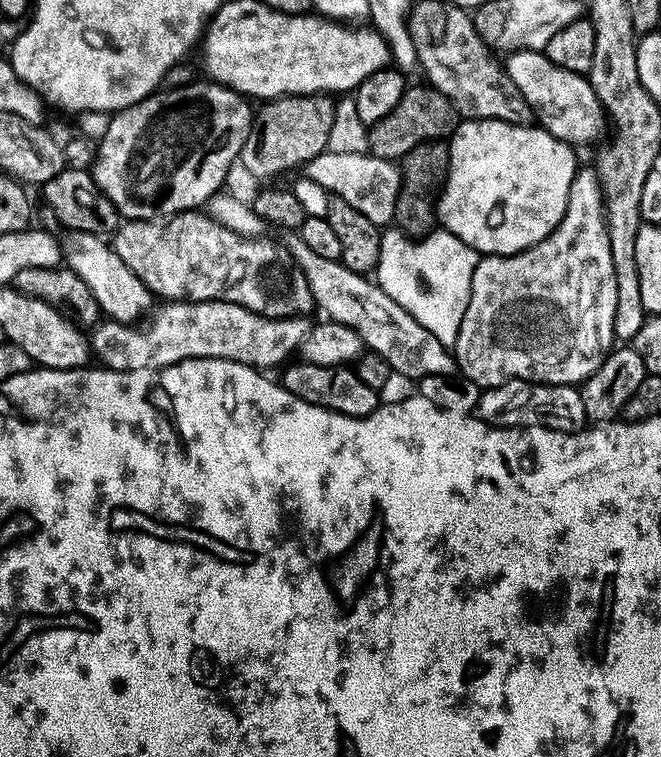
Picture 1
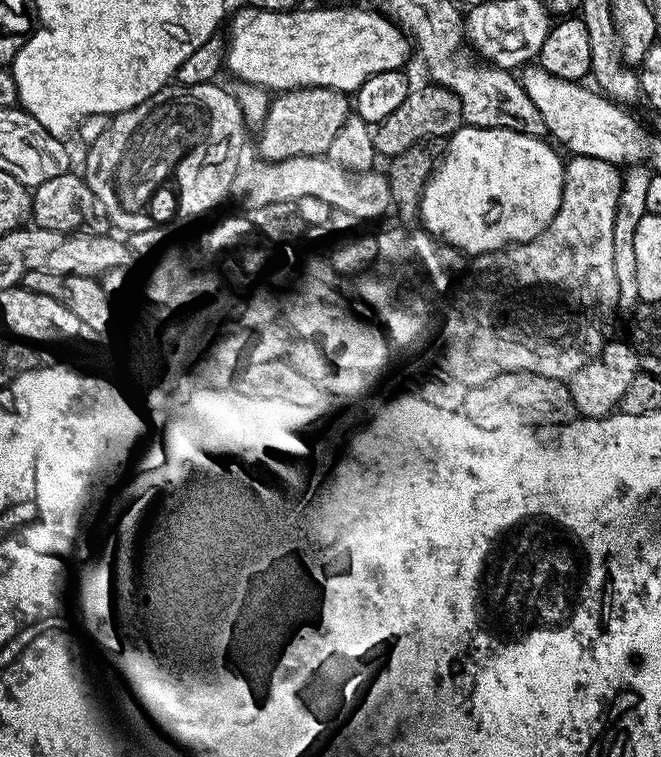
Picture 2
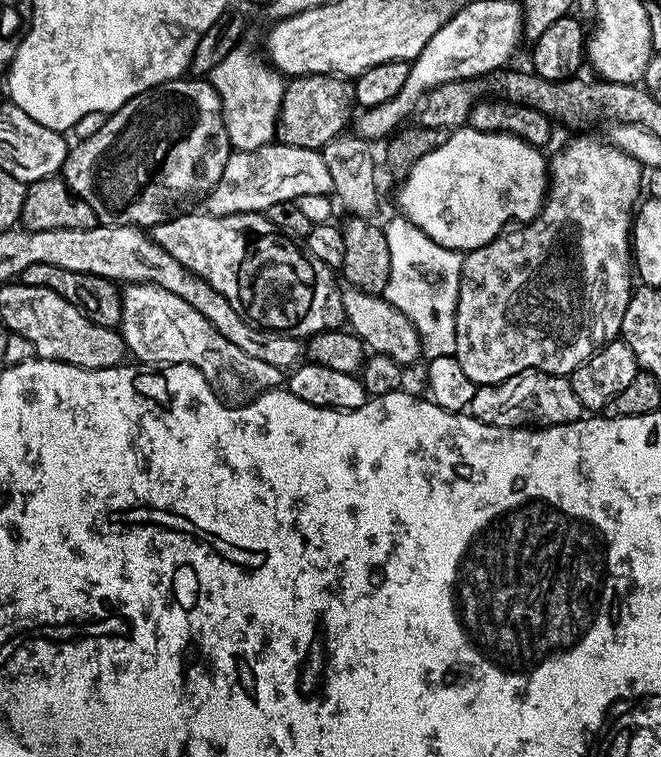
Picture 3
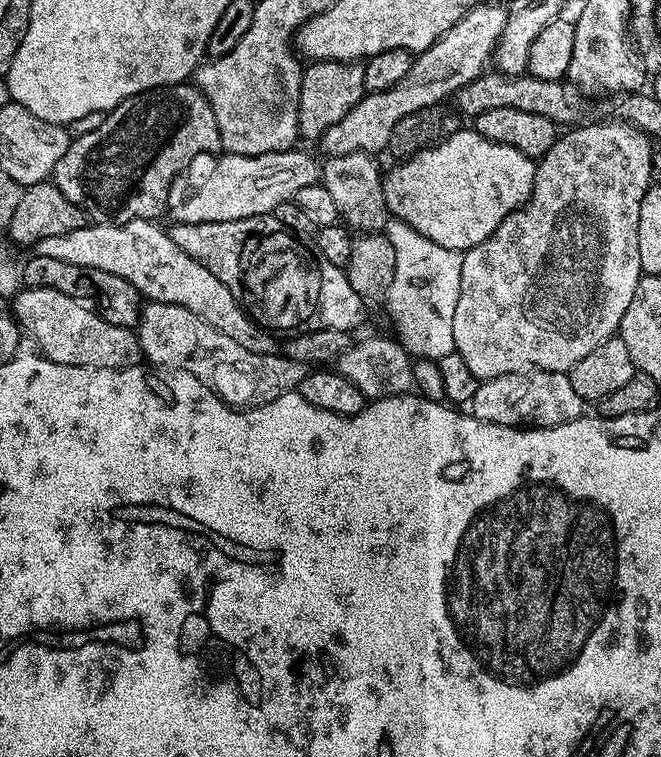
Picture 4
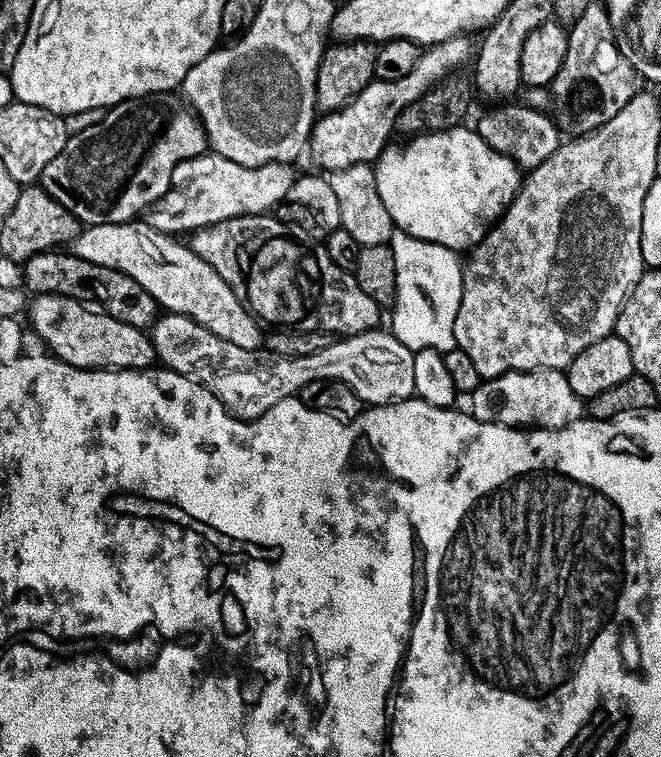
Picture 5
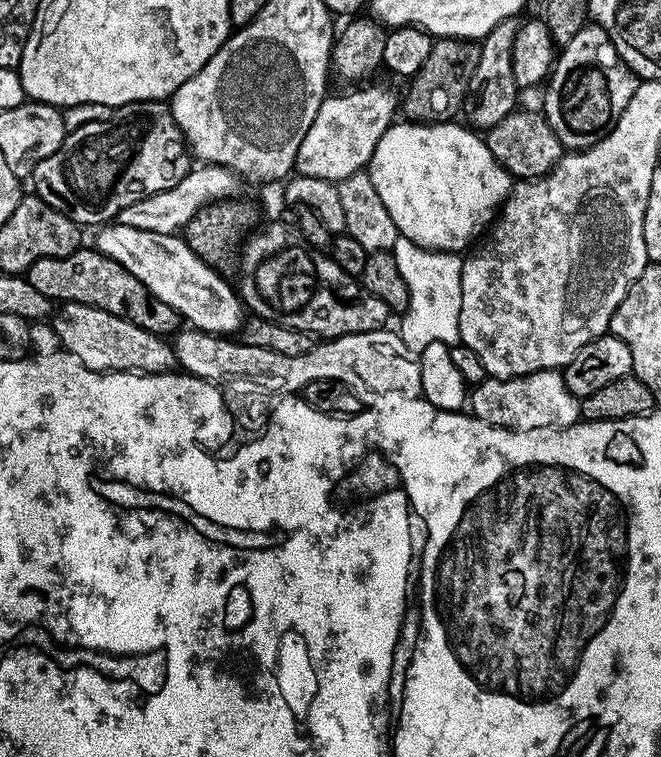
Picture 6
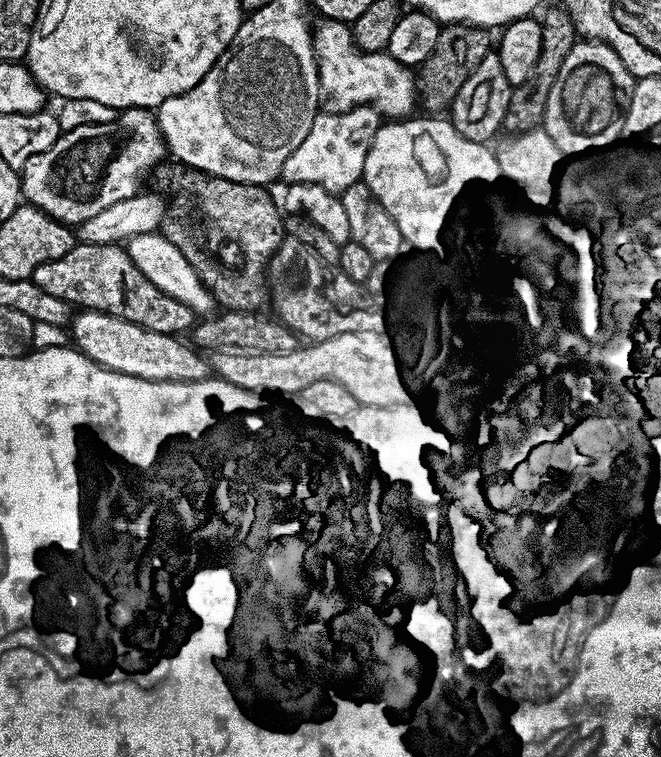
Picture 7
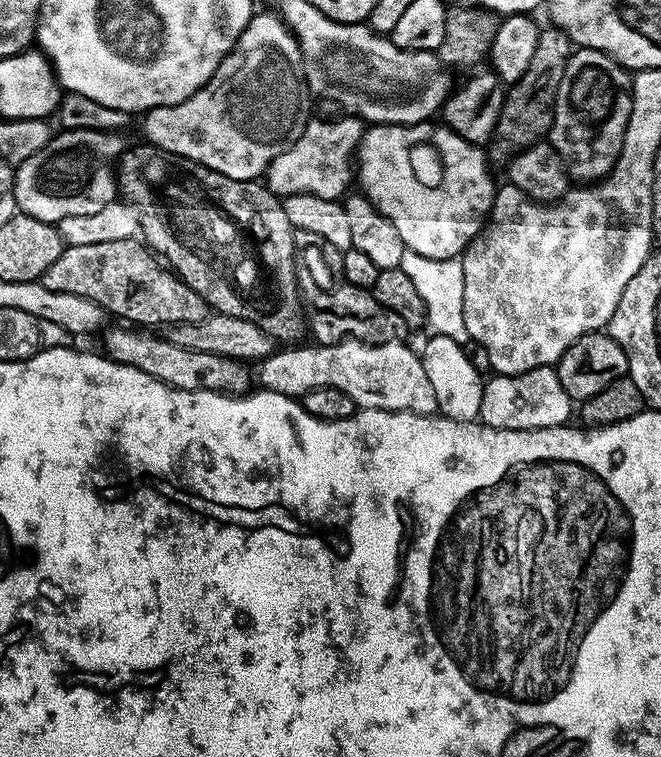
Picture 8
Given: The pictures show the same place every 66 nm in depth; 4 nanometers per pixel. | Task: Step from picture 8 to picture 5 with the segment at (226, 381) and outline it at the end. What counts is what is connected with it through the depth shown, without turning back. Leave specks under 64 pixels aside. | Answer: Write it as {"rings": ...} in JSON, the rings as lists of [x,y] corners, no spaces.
{"rings":[[[46,294],[37,295],[33,300],[36,301],[27,305],[26,317],[48,347],[45,349],[56,359],[75,368],[109,370],[147,370],[157,363],[152,337],[145,329],[118,322],[118,318],[107,312],[69,296]]]}

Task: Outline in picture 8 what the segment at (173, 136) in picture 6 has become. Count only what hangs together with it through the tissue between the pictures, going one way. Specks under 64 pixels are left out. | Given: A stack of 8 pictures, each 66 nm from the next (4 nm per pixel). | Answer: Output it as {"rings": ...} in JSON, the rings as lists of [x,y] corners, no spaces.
{"rings":[[[70,128],[60,130],[53,135],[38,154],[30,154],[26,162],[14,168],[14,198],[17,209],[25,216],[33,216],[47,224],[59,225],[62,218],[71,218],[73,214],[94,214],[102,206],[113,203],[118,196],[118,185],[113,165],[108,165],[108,156],[112,162],[119,161],[126,151],[126,143],[119,131],[99,132],[98,130],[78,130]]]}

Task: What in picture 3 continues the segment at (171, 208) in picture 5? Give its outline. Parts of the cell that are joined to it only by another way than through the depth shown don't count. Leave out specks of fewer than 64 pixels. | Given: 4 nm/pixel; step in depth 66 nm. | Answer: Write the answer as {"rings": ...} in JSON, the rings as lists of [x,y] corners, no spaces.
{"rings":[[[273,142],[258,150],[233,151],[222,170],[222,178],[211,185],[206,211],[211,216],[229,216],[243,212],[267,213],[274,202],[297,200],[306,194],[329,195],[332,192],[330,170],[323,151]]]}

